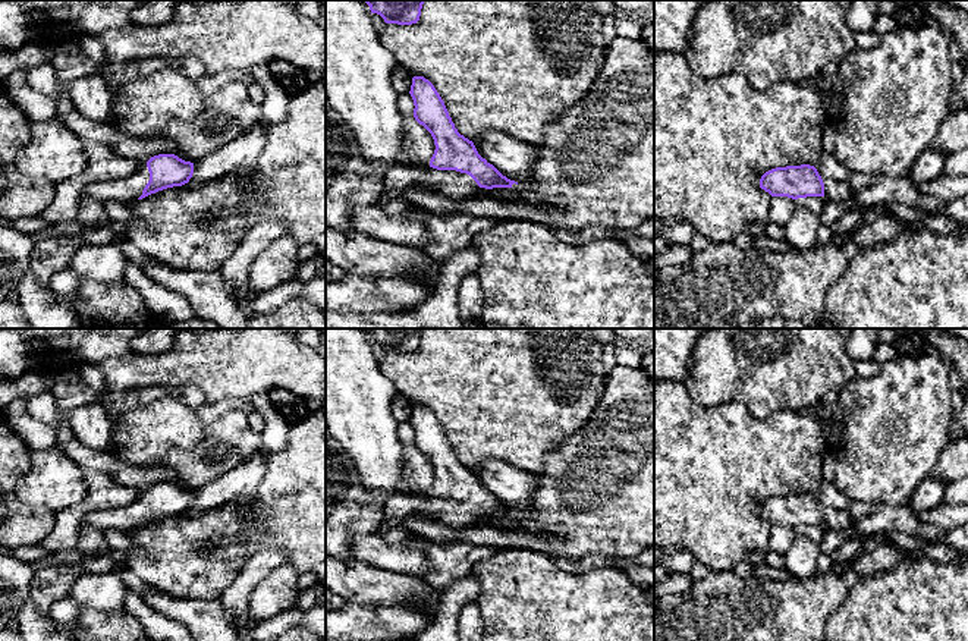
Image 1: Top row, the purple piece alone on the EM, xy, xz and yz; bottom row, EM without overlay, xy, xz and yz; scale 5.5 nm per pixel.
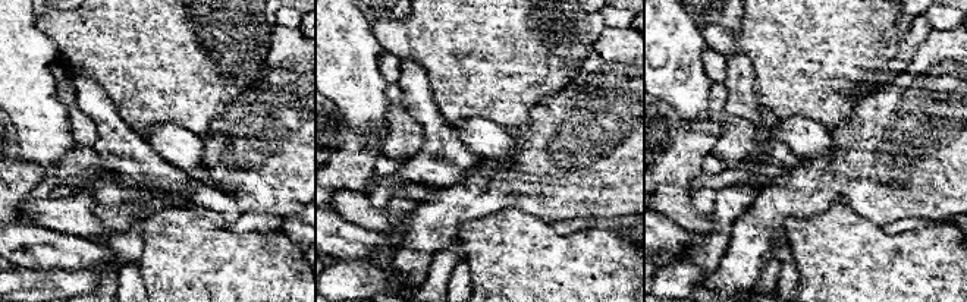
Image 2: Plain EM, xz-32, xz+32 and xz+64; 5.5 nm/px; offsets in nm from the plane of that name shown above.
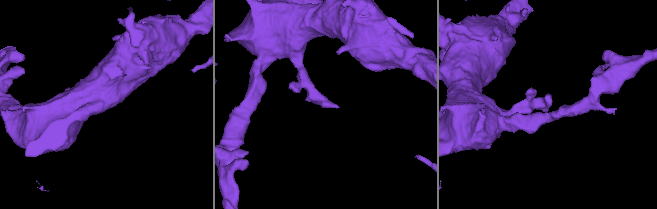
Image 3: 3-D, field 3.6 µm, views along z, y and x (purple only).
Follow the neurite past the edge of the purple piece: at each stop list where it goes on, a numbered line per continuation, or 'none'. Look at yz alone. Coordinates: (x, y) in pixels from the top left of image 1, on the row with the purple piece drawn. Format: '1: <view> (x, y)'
1: yz (833, 189)

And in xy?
1: xy (126, 189)

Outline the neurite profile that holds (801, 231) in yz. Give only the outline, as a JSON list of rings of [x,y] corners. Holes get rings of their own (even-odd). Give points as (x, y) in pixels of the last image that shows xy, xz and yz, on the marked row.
[[[796,207],[785,226],[785,239],[793,251],[810,252],[817,246],[817,233],[821,226],[820,216],[807,208]]]

